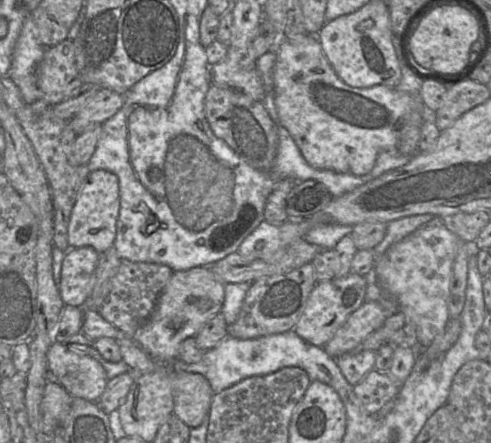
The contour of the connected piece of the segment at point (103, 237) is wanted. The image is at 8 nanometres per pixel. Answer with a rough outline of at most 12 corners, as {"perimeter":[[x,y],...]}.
{"perimeter":[[91,171],[72,208],[67,242],[113,247],[119,180]]}

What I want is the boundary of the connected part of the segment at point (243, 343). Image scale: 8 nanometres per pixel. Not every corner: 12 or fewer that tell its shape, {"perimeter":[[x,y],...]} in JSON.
{"perimeter":[[294,330],[228,335],[198,363],[218,393],[289,366],[331,386],[347,406],[350,382],[324,347]]}

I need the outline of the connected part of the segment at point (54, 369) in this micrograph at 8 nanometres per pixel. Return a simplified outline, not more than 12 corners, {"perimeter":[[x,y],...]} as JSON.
{"perimeter":[[57,341],[47,368],[69,394],[97,402],[106,371]]}

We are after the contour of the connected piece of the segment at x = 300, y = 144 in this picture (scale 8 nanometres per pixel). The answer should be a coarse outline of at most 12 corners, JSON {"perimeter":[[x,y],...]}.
{"perimeter":[[282,38],[279,121],[314,168],[369,173],[420,101]]}

